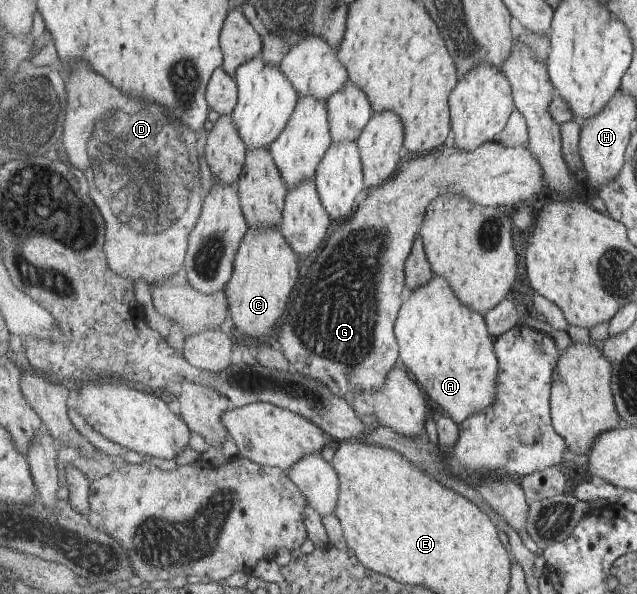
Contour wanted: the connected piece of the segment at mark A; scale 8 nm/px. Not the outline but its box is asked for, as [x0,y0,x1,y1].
[394,273,501,425]

